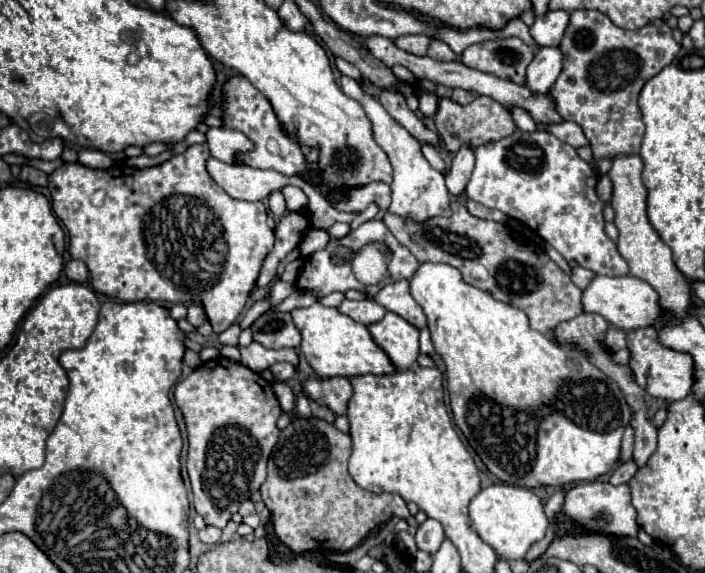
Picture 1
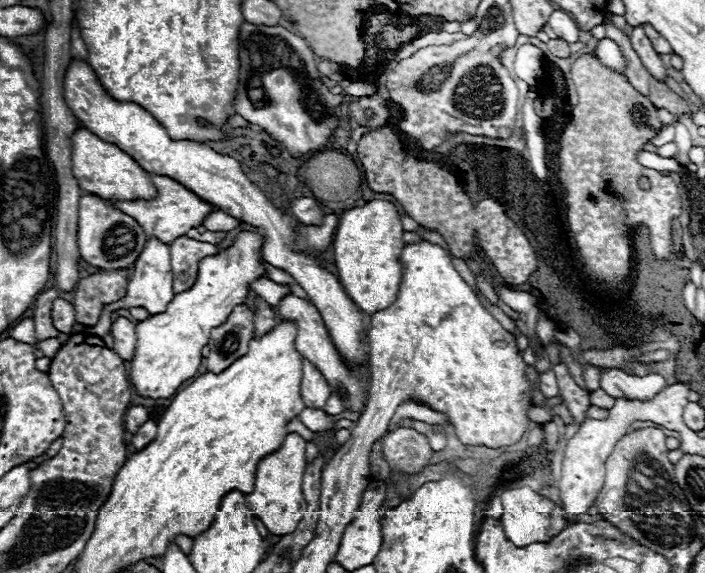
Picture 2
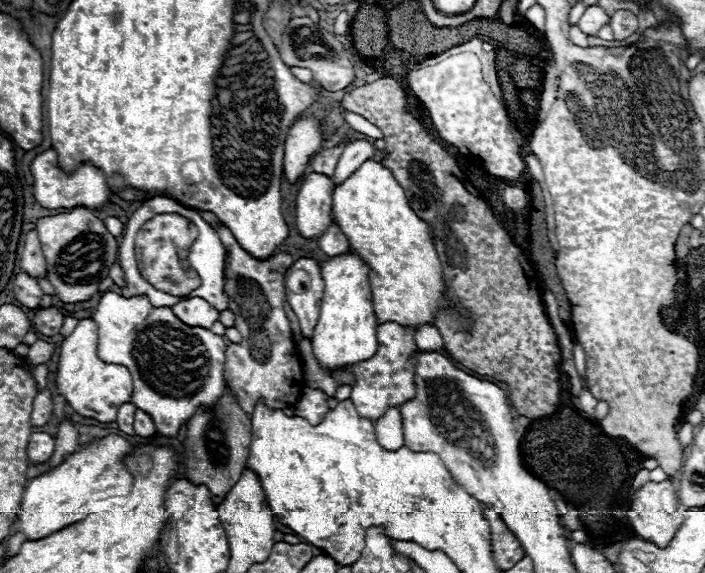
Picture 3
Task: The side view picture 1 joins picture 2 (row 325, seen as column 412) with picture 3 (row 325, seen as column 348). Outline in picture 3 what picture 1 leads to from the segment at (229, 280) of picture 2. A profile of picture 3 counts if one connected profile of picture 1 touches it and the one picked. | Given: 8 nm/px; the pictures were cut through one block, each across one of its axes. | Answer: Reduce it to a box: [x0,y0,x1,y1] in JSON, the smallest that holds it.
[56,318,132,422]

